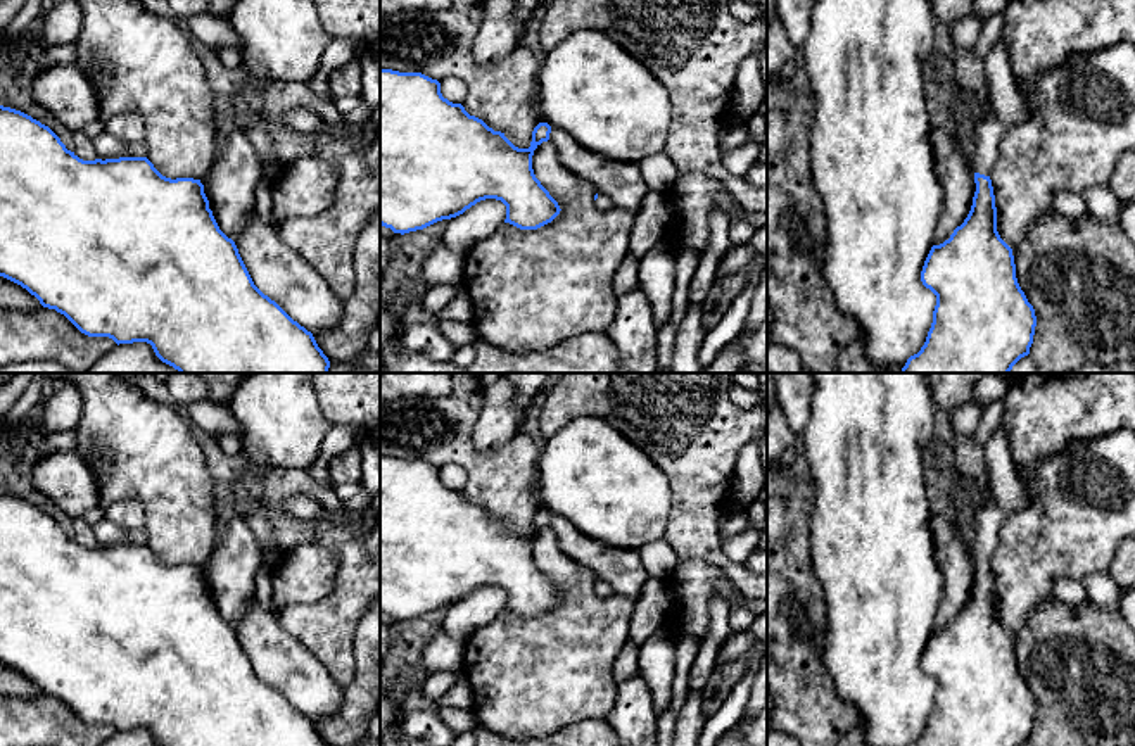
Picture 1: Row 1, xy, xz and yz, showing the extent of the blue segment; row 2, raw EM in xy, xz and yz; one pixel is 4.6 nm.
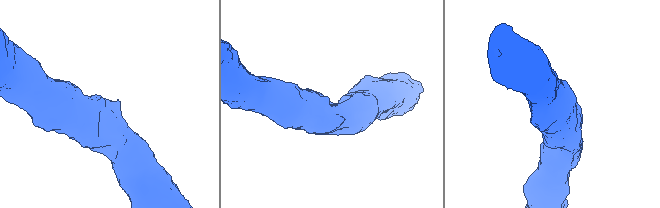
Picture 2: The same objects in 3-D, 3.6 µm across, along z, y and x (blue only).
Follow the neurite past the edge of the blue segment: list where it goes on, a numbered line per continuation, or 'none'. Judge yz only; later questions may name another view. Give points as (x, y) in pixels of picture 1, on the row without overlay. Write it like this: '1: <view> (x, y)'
1: yz (1009, 493)

